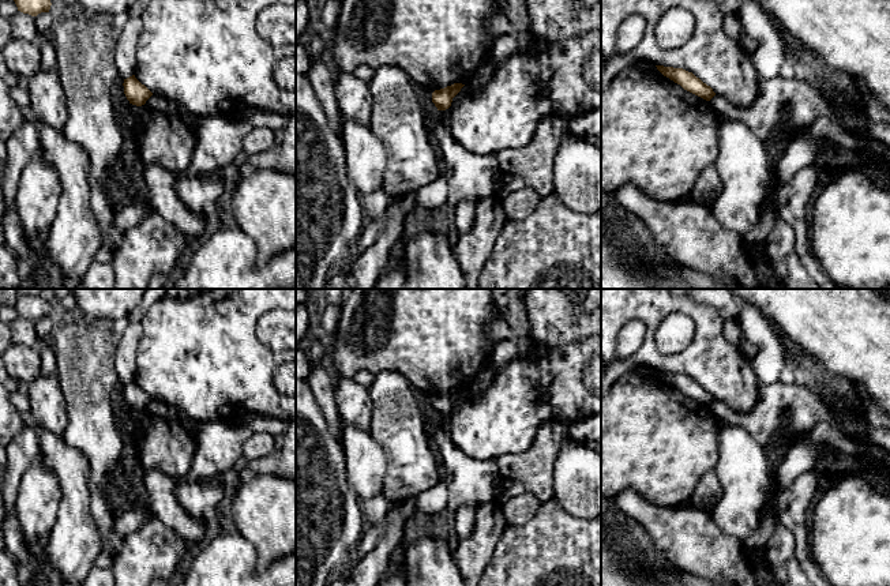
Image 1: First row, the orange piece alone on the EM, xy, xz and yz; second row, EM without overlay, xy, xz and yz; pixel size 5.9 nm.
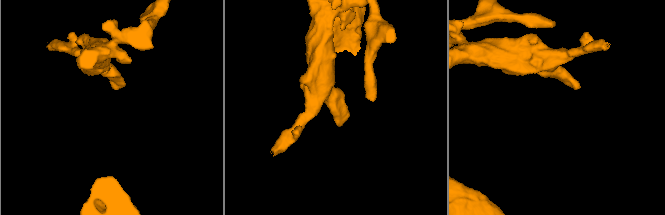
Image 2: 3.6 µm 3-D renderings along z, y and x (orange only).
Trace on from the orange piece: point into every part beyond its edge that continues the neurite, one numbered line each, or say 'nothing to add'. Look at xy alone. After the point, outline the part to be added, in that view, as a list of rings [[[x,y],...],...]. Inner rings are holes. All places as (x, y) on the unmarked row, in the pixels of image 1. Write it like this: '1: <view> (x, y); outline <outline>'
nothing to add

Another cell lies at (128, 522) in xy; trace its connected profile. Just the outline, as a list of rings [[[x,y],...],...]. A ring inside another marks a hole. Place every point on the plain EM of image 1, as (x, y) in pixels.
[[[139,507],[129,510],[124,514],[116,515],[113,522],[113,530],[121,538],[140,529],[147,521],[153,519],[154,514],[149,507]]]

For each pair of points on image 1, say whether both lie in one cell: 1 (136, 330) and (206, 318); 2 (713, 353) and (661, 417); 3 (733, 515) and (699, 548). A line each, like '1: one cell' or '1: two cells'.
1: two cells
2: two cells
3: two cells

